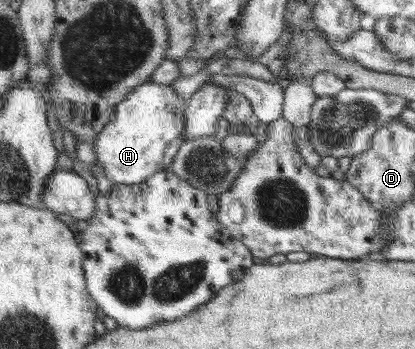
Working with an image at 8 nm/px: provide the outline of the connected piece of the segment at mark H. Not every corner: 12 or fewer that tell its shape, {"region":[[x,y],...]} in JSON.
{"region":[[146,81],[94,141],[114,185],[168,170],[188,100]]}

